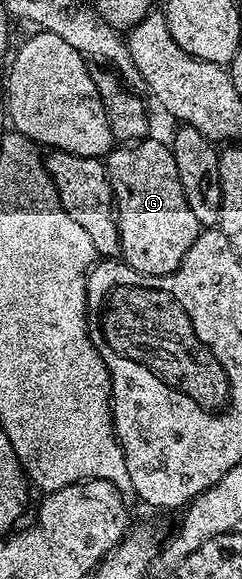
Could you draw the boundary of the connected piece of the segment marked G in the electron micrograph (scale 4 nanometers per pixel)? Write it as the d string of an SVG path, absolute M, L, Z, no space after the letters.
M151 140L112 148L105 157L105 166L115 196L123 264L142 277L164 277L177 271L185 251L198 239L201 226L189 211L189 203L185 203L170 144Z

